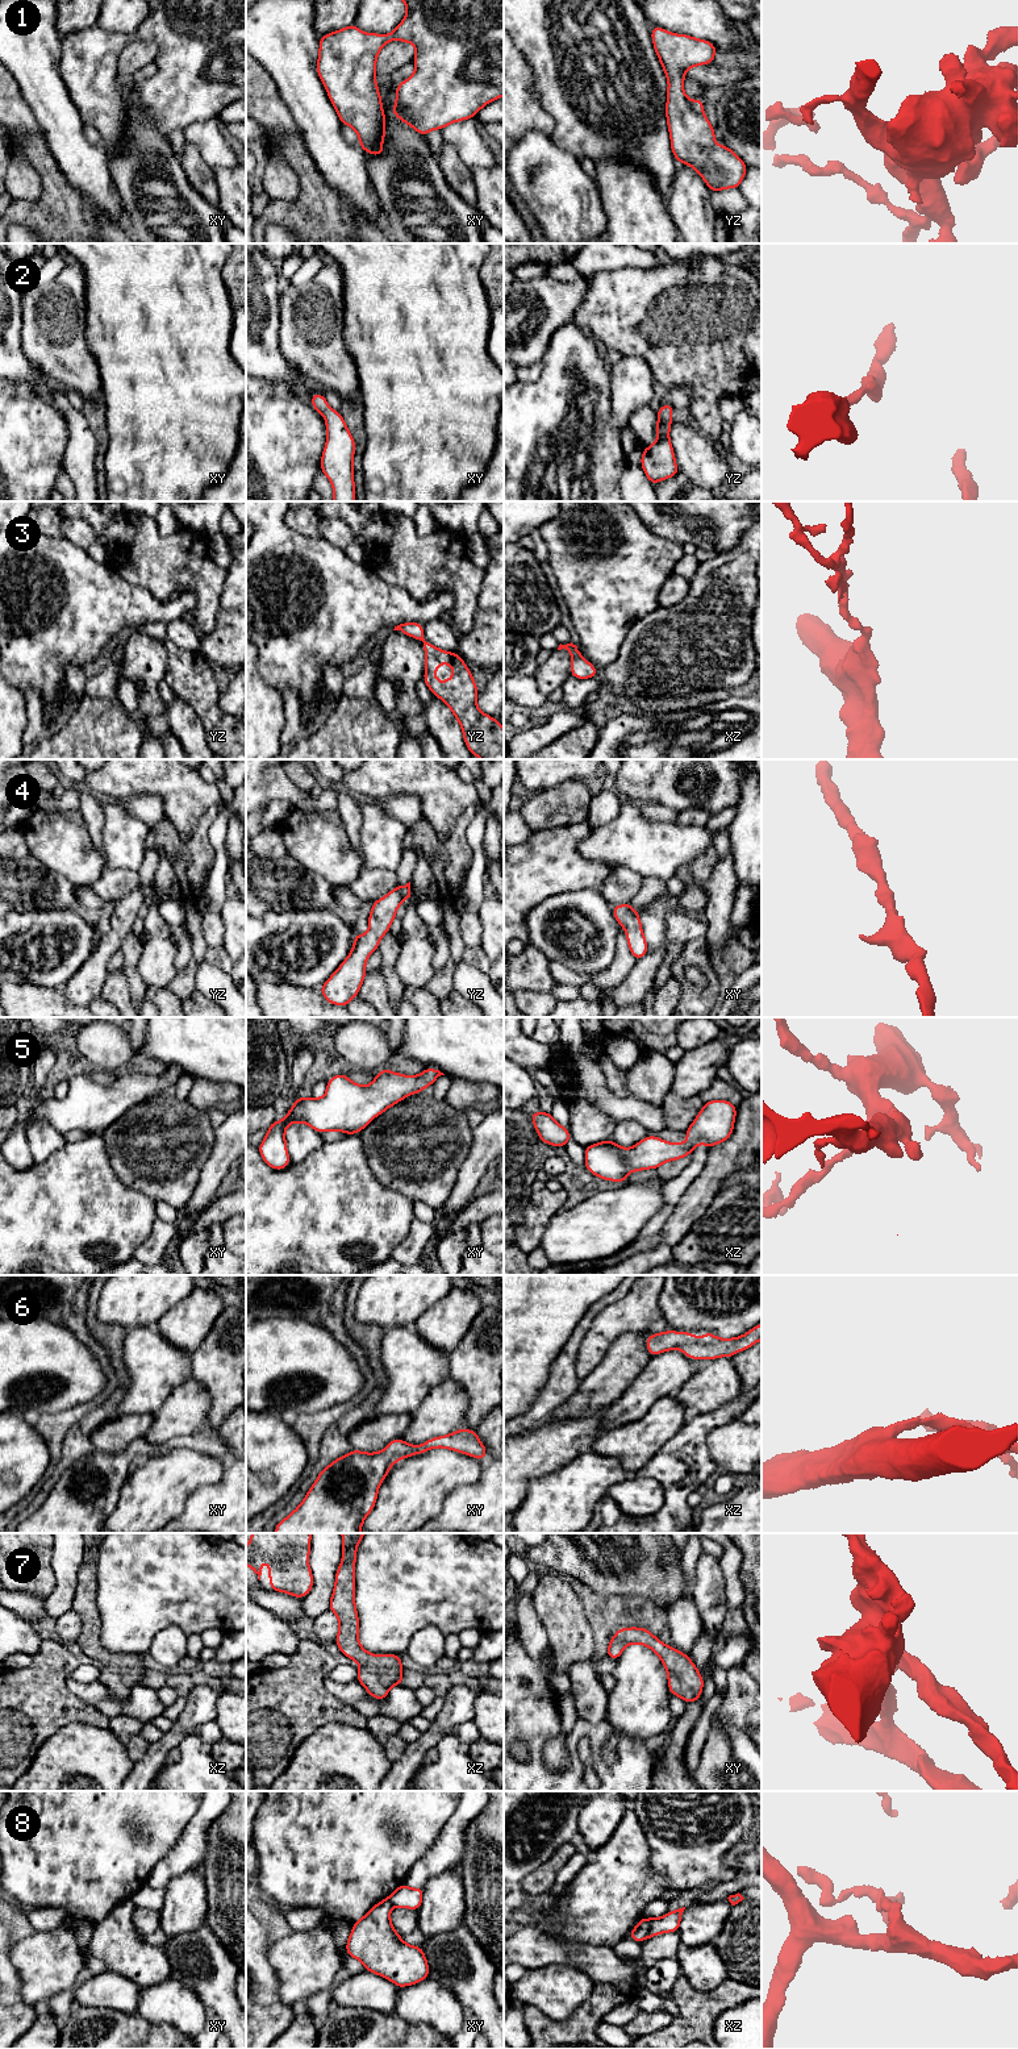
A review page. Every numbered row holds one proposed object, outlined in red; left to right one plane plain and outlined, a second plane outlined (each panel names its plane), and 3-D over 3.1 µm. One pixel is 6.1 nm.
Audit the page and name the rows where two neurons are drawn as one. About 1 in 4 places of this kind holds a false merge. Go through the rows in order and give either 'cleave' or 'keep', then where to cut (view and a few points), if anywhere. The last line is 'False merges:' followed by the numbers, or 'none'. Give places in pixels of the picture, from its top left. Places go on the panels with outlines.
1: keep | no cut
2: keep | no cut
3: keep | no cut
4: keep | no cut
5: keep | no cut
6: keep | no cut
7: keep | no cut
8: cleave | xz (650, 1919), (645, 1937)
False merges: 8

